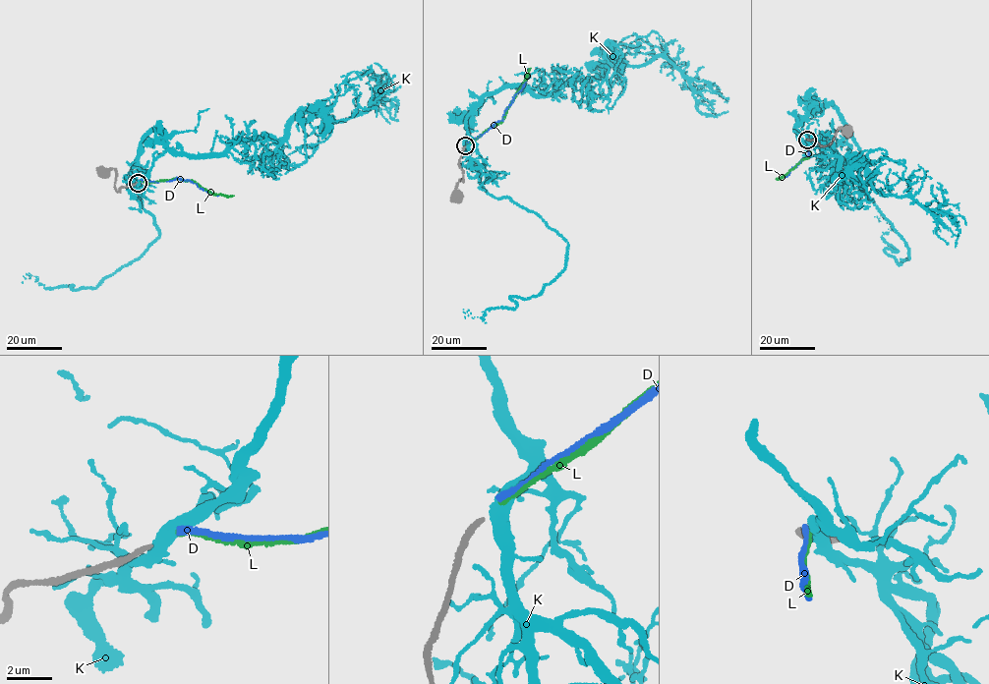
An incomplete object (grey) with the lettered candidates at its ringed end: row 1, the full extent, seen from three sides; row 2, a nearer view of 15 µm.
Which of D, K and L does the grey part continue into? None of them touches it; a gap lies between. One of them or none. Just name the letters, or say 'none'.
none

